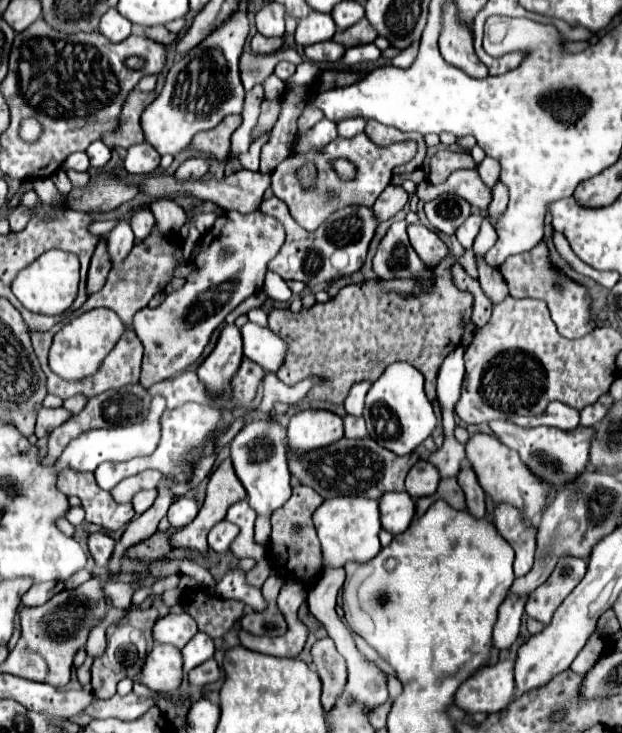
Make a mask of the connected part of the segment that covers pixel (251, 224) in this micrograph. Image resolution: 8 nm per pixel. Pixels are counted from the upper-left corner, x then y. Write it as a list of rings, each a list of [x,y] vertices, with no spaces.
[[[225,211],[215,221],[215,225],[207,233],[203,233],[203,249],[195,259],[197,271],[187,277],[187,283],[181,289],[167,295],[165,301],[159,307],[155,307],[161,311],[157,311],[159,313],[157,317],[153,315],[153,323],[149,321],[149,315],[145,315],[147,311],[153,313],[153,309],[149,309],[149,307],[141,309],[133,319],[133,327],[137,331],[137,337],[141,339],[141,343],[145,347],[143,371],[141,371],[141,385],[145,389],[149,389],[153,383],[177,377],[179,373],[187,371],[189,365],[193,365],[203,355],[213,331],[225,321],[225,317],[233,309],[237,309],[247,297],[261,291],[263,277],[267,273],[267,263],[269,263],[269,259],[273,259],[277,255],[283,241],[285,241],[285,229],[283,229],[281,221],[271,215],[263,215],[263,213],[243,215],[239,211]]]

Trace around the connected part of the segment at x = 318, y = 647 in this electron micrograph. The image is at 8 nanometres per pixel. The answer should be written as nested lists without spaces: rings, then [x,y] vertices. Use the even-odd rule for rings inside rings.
[[[329,637],[317,641],[311,649],[311,655],[317,667],[319,679],[323,683],[323,695],[321,695],[323,709],[331,711],[333,703],[341,697],[347,685],[347,661],[339,655],[333,639]]]

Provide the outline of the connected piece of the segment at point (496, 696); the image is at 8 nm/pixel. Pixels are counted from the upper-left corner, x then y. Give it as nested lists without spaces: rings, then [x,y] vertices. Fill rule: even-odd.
[[[515,659],[477,671],[455,695],[455,705],[467,713],[497,713],[515,699]]]

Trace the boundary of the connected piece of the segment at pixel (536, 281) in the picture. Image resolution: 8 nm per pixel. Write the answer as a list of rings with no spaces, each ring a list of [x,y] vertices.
[[[539,243],[537,247],[533,247],[527,253],[521,255],[513,255],[509,257],[501,267],[499,267],[501,275],[505,277],[507,285],[509,285],[509,295],[511,297],[531,297],[531,299],[543,299],[551,311],[551,319],[555,321],[559,333],[567,339],[579,339],[581,335],[587,335],[589,331],[593,331],[595,321],[589,313],[589,303],[591,297],[587,293],[587,289],[583,285],[577,285],[561,275],[557,275],[553,271],[553,267],[549,265],[547,259],[547,247],[545,243]]]

